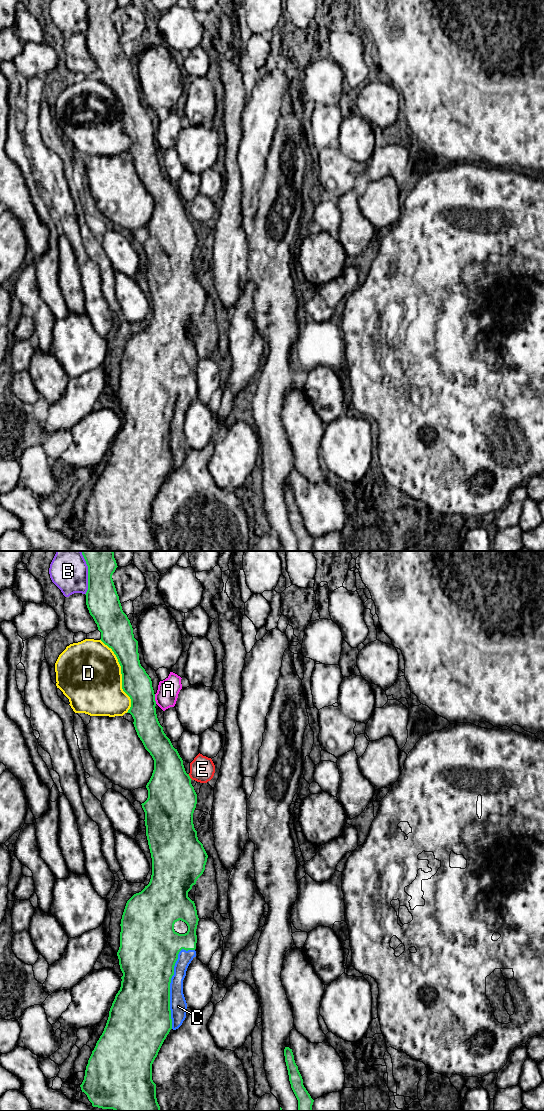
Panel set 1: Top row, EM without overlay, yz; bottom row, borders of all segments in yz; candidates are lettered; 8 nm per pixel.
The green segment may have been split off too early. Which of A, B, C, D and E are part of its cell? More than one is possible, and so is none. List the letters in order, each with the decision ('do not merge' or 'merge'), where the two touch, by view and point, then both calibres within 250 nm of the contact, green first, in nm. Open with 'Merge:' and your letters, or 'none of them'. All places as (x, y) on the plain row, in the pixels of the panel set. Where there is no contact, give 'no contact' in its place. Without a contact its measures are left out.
Merge: C
A: do not merge; meets green in yz at (154, 139); 240 nm thick on the green side, 170 nm on the other
B: do not merge; meets green in yz at (88, 17); 260 nm thick on the green side, 280 nm on the other
C: merge; meets green in yz at (170, 422); 440 nm thick on the green side, 140 nm on the other
D: do not merge; meets green in yz at (122, 115); 240 nm thick on the green side, 480 nm on the other
E: do not merge; meets green in yz at (189, 217); 380 nm thick on the green side, 200 nm on the other

